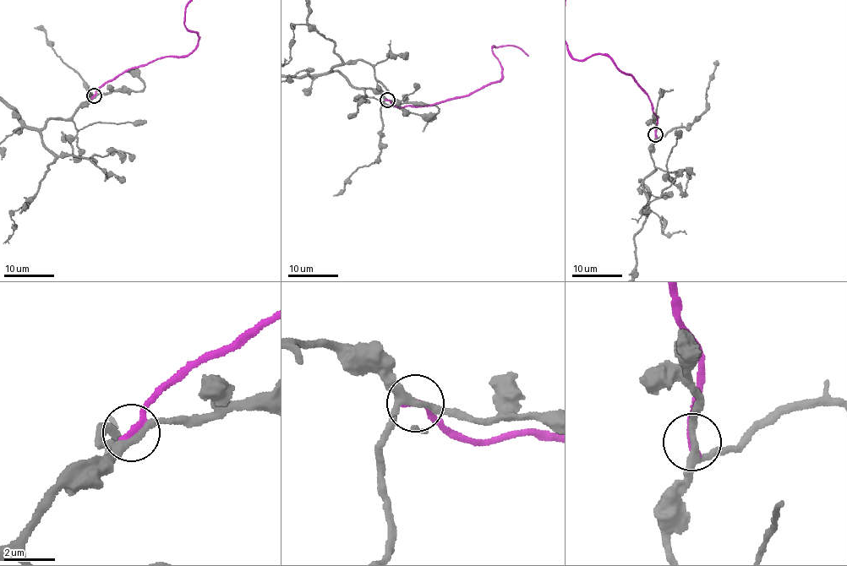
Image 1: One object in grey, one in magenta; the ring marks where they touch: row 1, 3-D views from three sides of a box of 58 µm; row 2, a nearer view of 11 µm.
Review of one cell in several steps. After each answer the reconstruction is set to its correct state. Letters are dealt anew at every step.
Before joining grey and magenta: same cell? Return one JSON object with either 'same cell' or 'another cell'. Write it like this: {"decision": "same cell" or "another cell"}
{"decision": "another cell"}

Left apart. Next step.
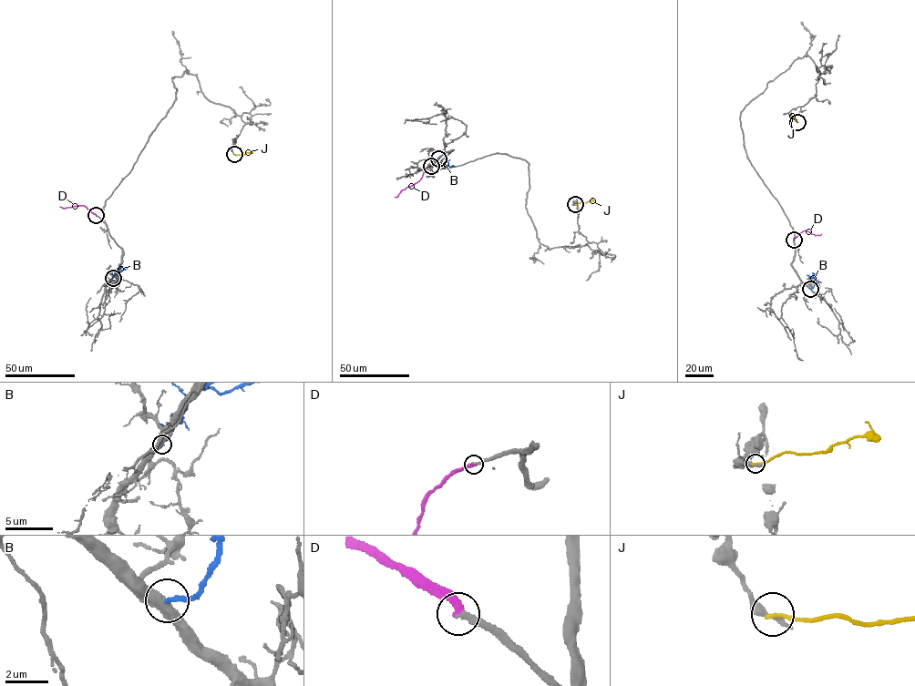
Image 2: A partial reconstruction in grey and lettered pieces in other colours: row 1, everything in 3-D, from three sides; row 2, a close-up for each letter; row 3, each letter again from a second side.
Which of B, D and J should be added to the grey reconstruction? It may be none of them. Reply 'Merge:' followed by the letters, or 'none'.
Merge: D

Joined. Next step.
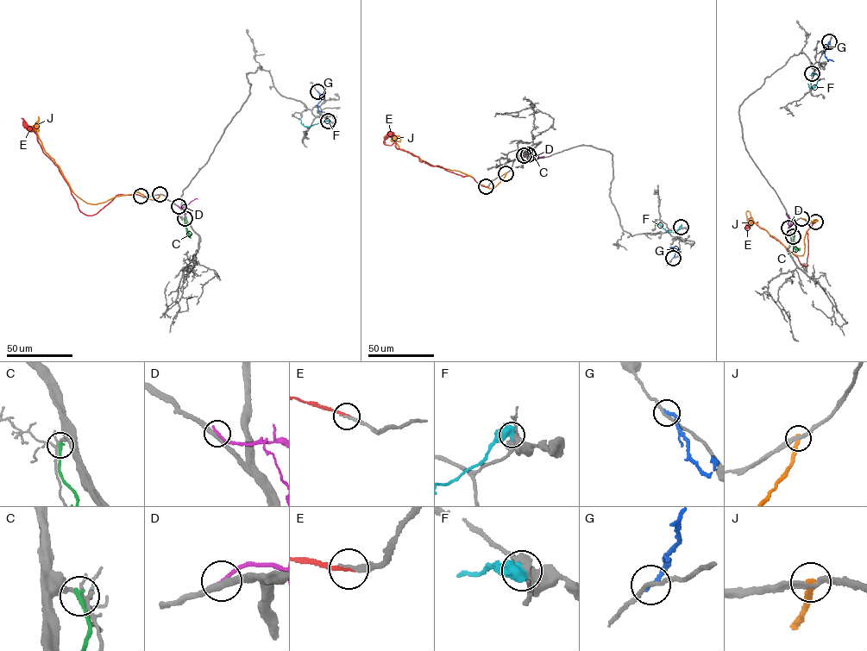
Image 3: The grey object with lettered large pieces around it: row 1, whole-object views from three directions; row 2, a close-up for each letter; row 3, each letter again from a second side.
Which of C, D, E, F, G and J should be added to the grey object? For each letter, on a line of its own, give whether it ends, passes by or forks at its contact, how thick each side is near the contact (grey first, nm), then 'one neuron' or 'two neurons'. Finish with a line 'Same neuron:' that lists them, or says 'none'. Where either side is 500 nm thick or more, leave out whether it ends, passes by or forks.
C: it ends; calibres 180 and 240 nm; two neurons
D: it ends; calibres 300 and 220 nm; two neurons
E: it ends; calibres 200 and 240 nm; one neuron
F: calibres 400 and 700 nm; two neurons
G: it ends; calibres 200 and 260 nm; two neurons
J: it ends; calibres 260 and 300 nm; two neurons
Same neuron: E

